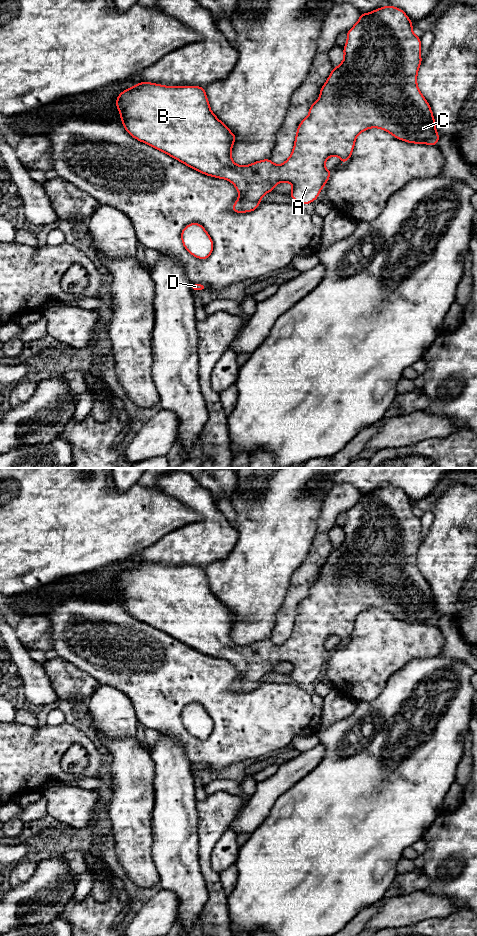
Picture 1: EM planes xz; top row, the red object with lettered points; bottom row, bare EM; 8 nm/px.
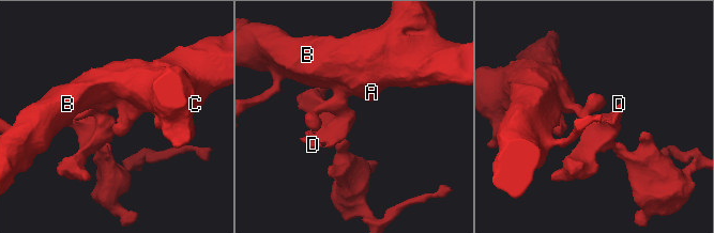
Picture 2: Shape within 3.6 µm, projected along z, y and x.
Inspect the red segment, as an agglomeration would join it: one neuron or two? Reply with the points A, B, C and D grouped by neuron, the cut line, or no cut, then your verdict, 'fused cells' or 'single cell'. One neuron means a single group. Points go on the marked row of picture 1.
groups A B C D; cut none; single cell

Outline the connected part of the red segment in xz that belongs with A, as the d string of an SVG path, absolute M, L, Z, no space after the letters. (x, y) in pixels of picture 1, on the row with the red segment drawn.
M387 5L385 7L376 9L375 11L361 14L358 22L347 31L347 43L343 47L344 59L342 63L333 67L330 76L327 78L326 83L321 87L320 96L318 100L313 103L309 110L309 115L302 120L298 125L297 134L295 136L295 144L290 157L280 165L274 164L270 159L256 161L250 165L240 166L233 162L231 158L231 151L236 136L223 124L211 111L209 102L206 96L205 89L199 86L178 86L169 87L150 82L141 82L131 88L121 92L116 100L116 106L120 112L120 118L123 122L125 130L135 139L146 143L168 155L185 165L199 171L205 175L213 176L216 178L226 179L234 184L239 192L238 200L233 204L232 210L236 213L251 212L258 208L261 198L268 192L273 191L275 186L280 182L288 182L293 185L293 189L289 193L290 196L296 201L297 204L309 204L318 198L321 189L327 183L332 171L325 168L325 162L330 156L338 156L342 160L342 164L349 160L354 149L355 140L357 136L367 130L368 128L381 128L384 131L392 134L396 139L403 140L409 143L416 144L429 144L437 145L440 136L436 132L436 124L433 117L430 105L417 87L417 72L422 63L421 60L421 39L418 38L412 31L412 22L407 17L402 9Z

